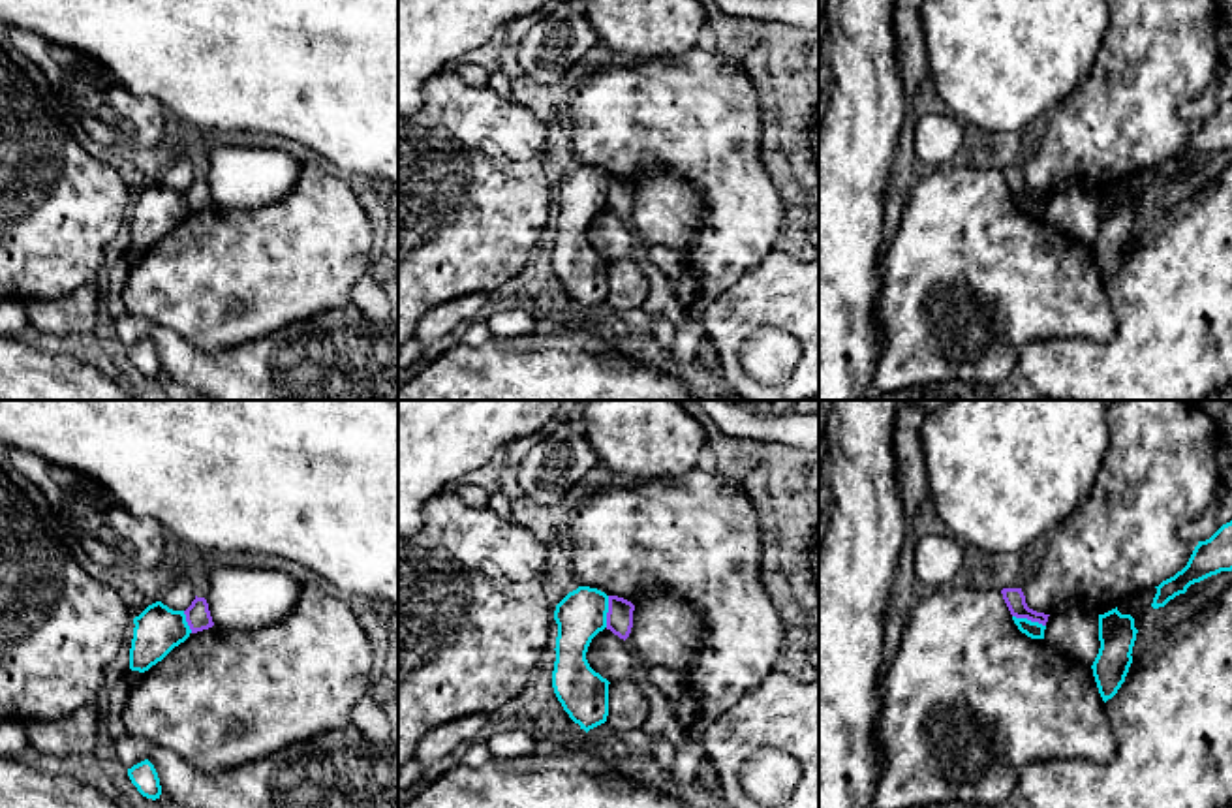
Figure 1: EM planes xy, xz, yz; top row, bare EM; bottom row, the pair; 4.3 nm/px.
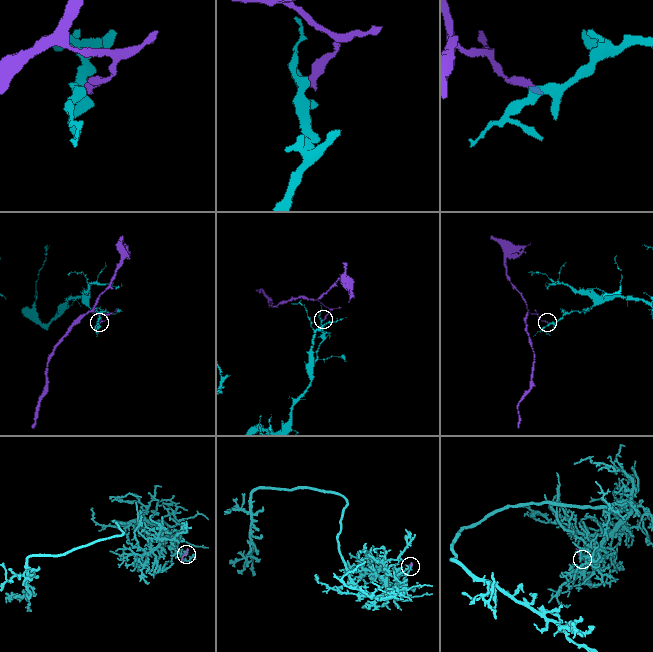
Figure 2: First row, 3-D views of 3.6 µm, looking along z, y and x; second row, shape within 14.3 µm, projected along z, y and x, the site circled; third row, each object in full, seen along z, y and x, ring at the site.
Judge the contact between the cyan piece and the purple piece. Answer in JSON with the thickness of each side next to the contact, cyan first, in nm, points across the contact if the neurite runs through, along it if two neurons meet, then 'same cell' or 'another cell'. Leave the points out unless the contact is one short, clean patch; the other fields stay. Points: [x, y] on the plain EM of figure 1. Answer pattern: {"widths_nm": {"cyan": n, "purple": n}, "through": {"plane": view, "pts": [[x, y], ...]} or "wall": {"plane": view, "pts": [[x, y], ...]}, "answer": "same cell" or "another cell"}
{"widths_nm": {"cyan": 70, "purple": 90}, "wall": {"plane": "yz", "pts": [[1013, 194], [1045, 205]]}, "answer": "another cell"}

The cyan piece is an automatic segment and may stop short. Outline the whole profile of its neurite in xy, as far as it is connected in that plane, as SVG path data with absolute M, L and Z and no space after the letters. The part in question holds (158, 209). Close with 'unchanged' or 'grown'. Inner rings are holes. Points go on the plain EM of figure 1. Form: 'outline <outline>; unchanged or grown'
outline M162 180L148 184L133 203L130 248L139 252L162 241L192 212L184 190L173 190Z; unchanged

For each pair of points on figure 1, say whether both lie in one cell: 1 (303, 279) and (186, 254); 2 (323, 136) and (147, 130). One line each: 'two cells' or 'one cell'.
1: one cell
2: two cells

